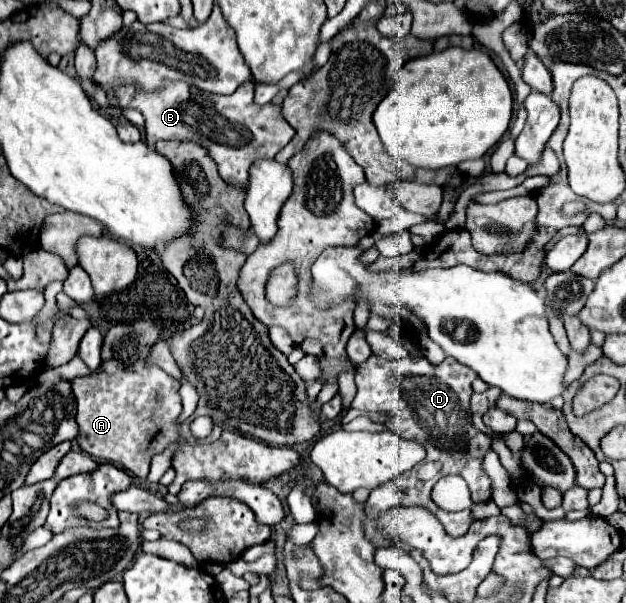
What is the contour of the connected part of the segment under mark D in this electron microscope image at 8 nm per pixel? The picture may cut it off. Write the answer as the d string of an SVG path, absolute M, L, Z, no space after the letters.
M371 356L357 368L355 374L357 396L353 400L353 408L363 412L387 412L391 416L387 422L389 430L419 442L427 450L425 460L397 480L403 490L401 504L429 508L451 534L463 534L469 528L473 522L471 510L441 510L431 500L431 490L439 478L449 474L463 476L469 484L473 504L487 502L493 494L491 478L483 470L483 458L491 450L493 436L477 430L469 414L469 400L473 394L471 382L475 378L477 374L457 360L431 364L425 356L405 356L403 360L383 360L379 356Z

